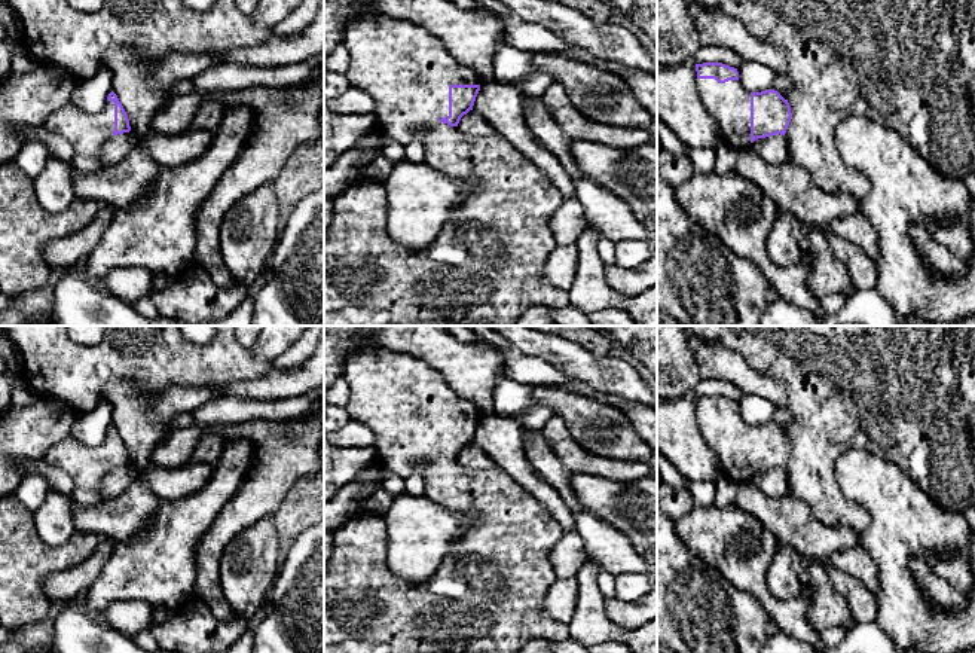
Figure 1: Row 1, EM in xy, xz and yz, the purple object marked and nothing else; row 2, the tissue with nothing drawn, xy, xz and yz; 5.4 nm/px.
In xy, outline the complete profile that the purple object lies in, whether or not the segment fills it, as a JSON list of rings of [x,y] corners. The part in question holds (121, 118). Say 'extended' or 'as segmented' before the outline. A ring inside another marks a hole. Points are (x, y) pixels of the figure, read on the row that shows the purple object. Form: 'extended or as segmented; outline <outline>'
extended; outline [[[113,91],[98,113],[88,113],[68,101],[52,112],[43,125],[67,141],[68,159],[80,173],[95,173],[106,167],[104,144],[113,135],[131,131],[128,115]]]

